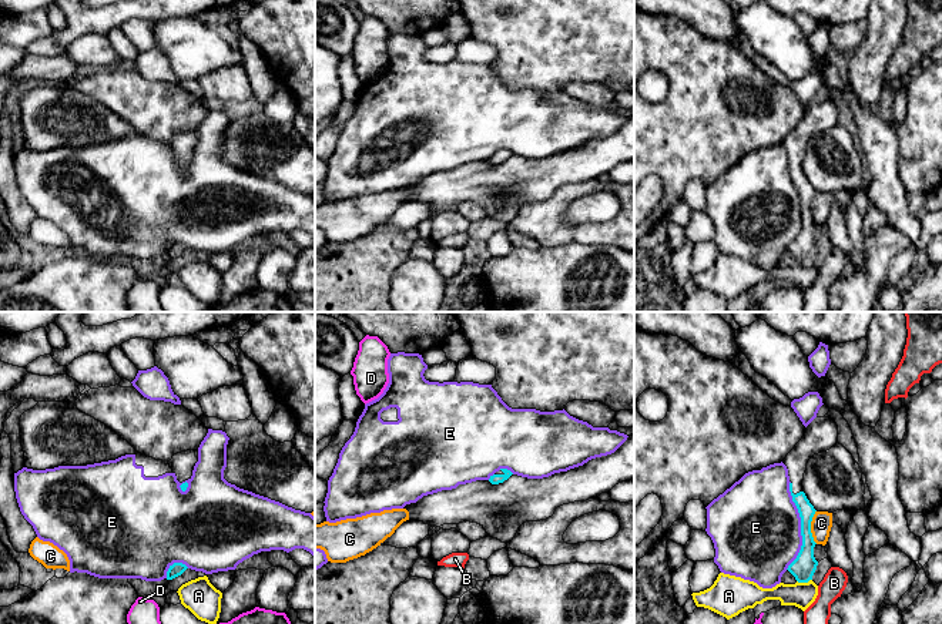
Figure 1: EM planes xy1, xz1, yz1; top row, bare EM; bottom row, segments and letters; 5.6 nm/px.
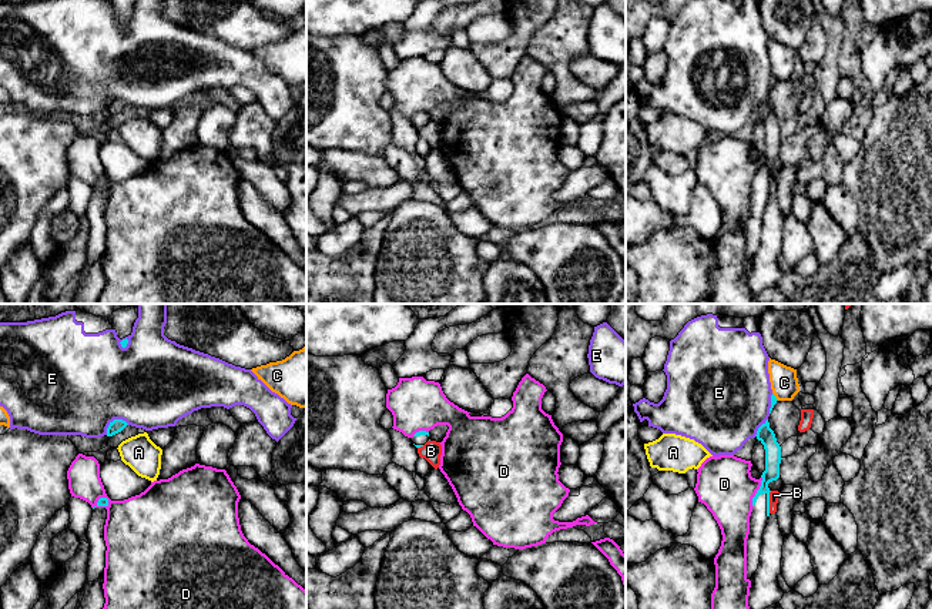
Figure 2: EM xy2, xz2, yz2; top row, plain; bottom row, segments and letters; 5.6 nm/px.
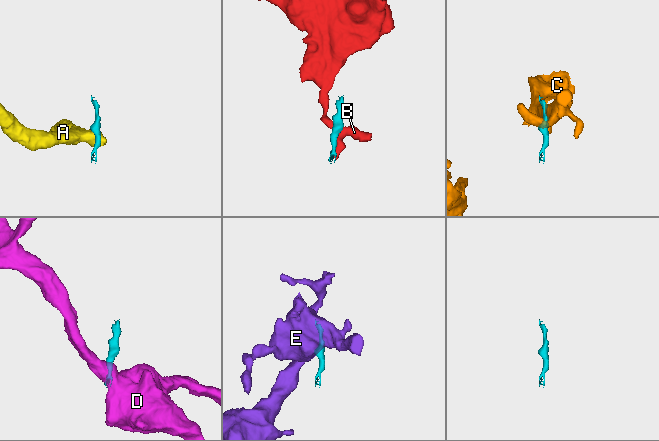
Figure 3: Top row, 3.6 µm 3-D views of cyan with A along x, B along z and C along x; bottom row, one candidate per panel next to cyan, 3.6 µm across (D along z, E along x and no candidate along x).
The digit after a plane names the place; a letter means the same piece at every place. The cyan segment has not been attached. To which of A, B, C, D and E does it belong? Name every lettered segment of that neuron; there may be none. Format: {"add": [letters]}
{"add": []}

